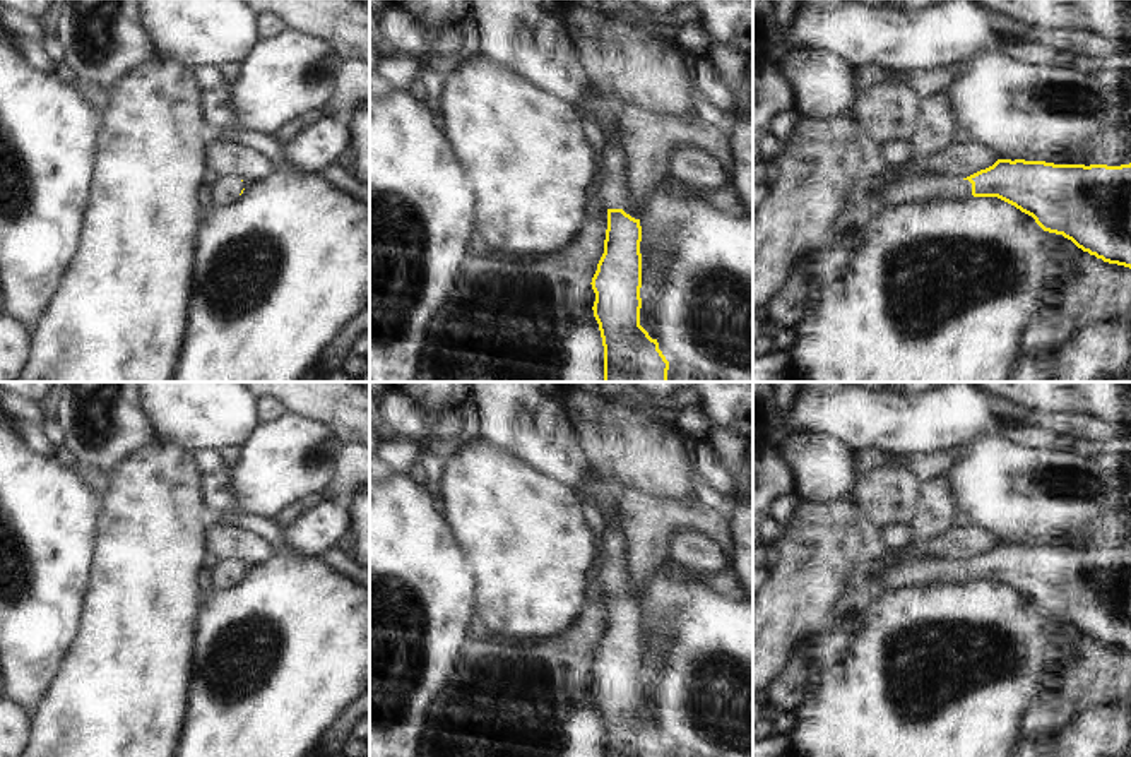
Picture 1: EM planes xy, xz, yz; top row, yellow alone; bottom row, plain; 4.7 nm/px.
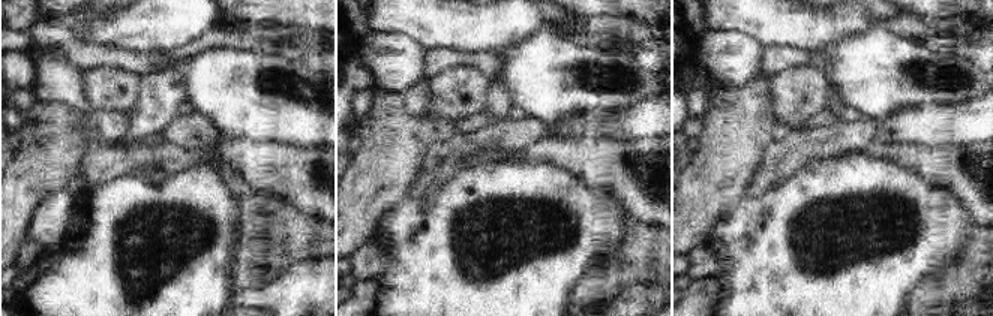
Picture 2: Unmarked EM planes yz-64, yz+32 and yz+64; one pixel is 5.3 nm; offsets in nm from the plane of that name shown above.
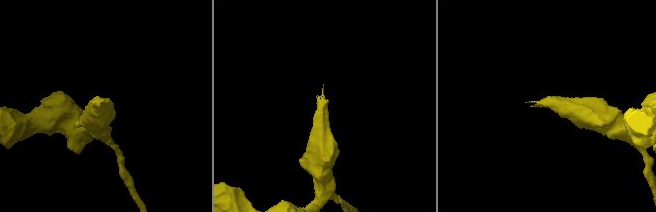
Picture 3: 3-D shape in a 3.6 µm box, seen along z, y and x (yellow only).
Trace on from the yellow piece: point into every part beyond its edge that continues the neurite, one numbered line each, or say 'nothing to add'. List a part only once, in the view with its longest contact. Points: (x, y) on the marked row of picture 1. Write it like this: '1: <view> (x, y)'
1: yz (911, 189)

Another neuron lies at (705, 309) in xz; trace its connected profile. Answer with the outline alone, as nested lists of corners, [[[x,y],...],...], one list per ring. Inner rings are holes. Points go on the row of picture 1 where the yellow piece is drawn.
[[[660,182],[638,219],[642,233],[676,226],[681,236],[657,298],[655,339],[666,360],[686,367],[700,382],[753,382],[753,218],[727,218],[710,209],[703,192],[684,199],[667,195]]]

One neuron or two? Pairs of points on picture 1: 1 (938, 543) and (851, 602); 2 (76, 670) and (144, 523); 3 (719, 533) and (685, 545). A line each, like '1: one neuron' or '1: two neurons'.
1: one neuron
2: one neuron
3: two neurons

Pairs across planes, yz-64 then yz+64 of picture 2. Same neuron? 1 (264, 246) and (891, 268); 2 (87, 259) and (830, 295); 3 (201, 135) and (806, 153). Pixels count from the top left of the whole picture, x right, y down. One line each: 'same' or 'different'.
1: different
2: same
3: same

